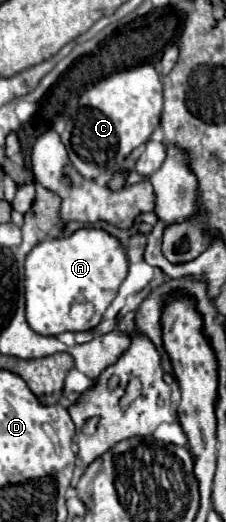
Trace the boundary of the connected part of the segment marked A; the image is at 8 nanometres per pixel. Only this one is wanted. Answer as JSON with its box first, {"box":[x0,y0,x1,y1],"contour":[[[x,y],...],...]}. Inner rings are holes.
{"box":[25,230,128,336],"contour":[[[78,230],[72,236],[58,240],[44,240],[32,248],[25,260],[25,312],[28,324],[34,332],[56,336],[60,332],[86,332],[100,324],[102,314],[114,300],[122,280],[128,272],[128,260],[124,248],[114,236],[104,230]]]}

